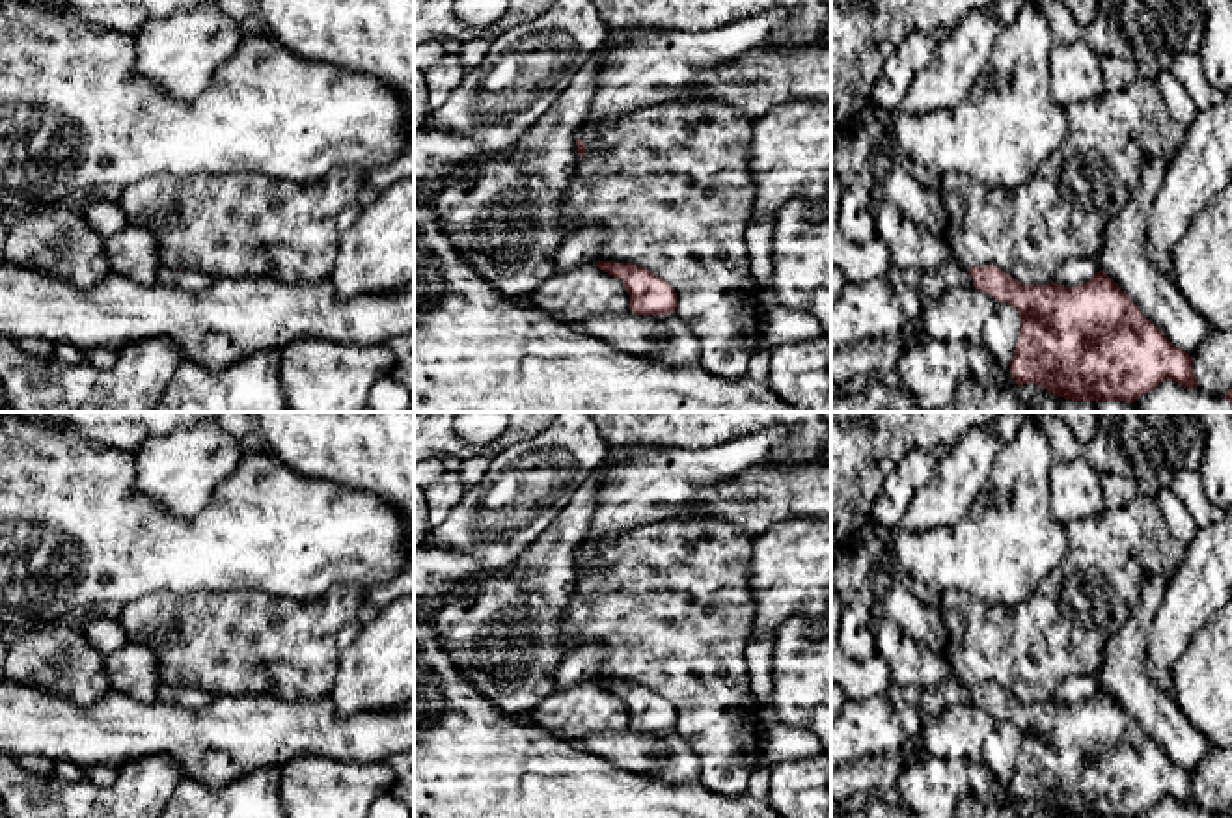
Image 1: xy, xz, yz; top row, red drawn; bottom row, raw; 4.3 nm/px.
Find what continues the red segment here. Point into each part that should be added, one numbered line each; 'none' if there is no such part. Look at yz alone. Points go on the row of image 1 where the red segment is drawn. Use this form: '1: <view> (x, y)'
1: yz (878, 308)

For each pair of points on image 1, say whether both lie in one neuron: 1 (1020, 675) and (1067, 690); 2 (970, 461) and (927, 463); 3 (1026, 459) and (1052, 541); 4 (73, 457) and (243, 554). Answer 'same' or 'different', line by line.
1: different
2: different
3: same
4: same

